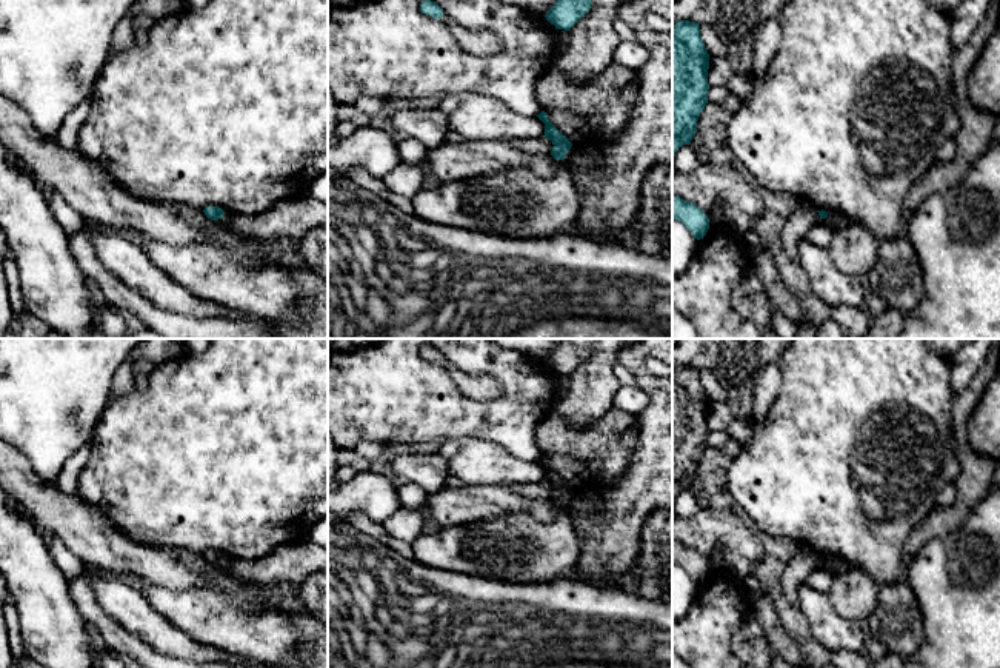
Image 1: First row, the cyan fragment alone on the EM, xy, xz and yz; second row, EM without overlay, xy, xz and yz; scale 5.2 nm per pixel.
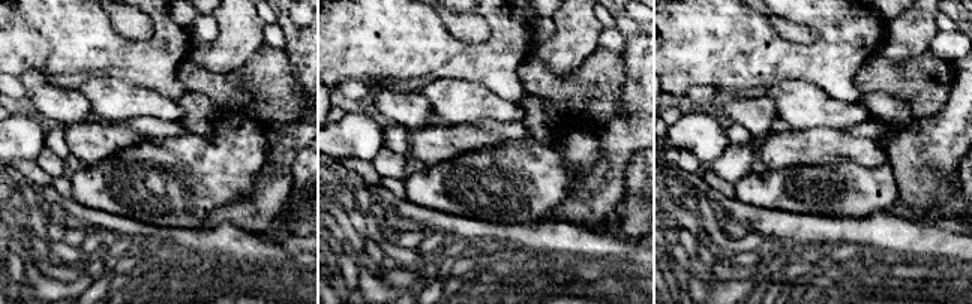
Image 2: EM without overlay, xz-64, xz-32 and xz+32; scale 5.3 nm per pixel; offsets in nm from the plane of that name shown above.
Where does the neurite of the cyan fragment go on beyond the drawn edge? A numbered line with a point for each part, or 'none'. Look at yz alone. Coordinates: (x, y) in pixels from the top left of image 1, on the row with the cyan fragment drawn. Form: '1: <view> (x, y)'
none

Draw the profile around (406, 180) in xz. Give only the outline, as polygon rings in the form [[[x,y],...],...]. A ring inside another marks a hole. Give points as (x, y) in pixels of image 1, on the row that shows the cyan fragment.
[[[400,163],[385,179],[388,191],[412,199],[423,189],[423,179],[428,174],[425,163]]]

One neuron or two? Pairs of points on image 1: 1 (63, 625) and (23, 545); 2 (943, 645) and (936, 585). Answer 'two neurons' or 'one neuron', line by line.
1: one neuron
2: one neuron

